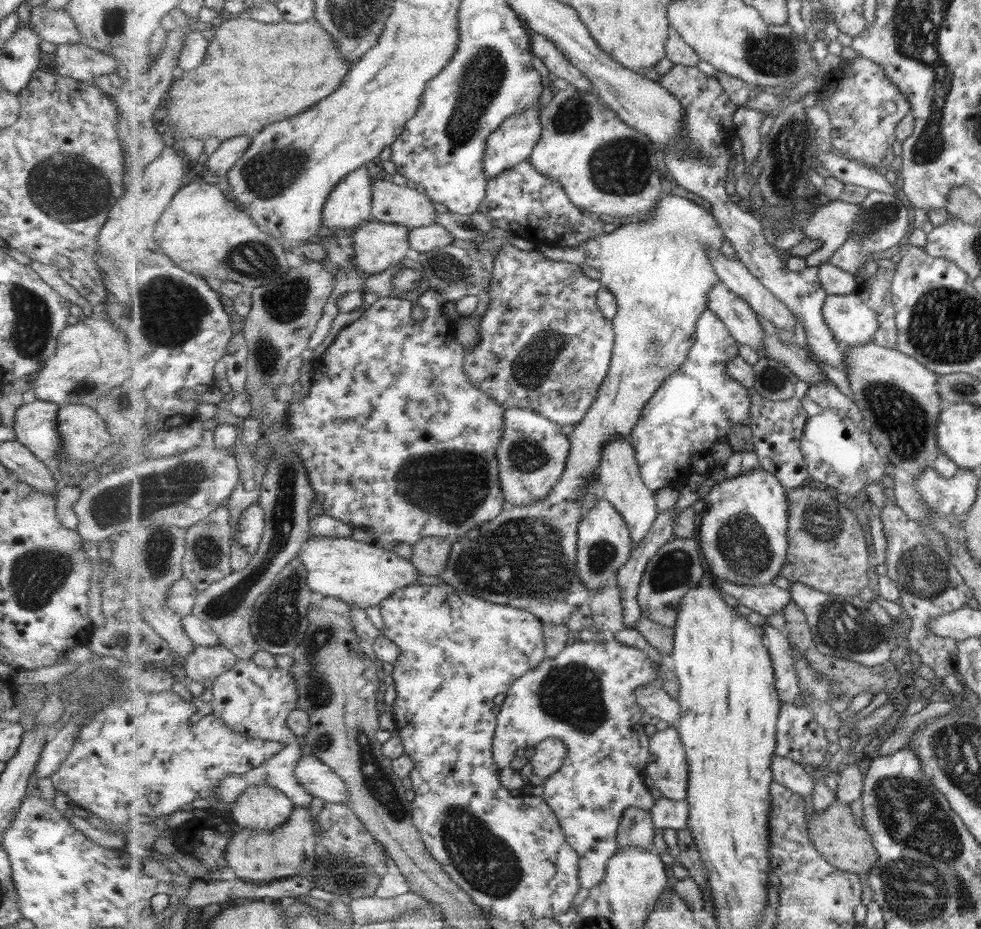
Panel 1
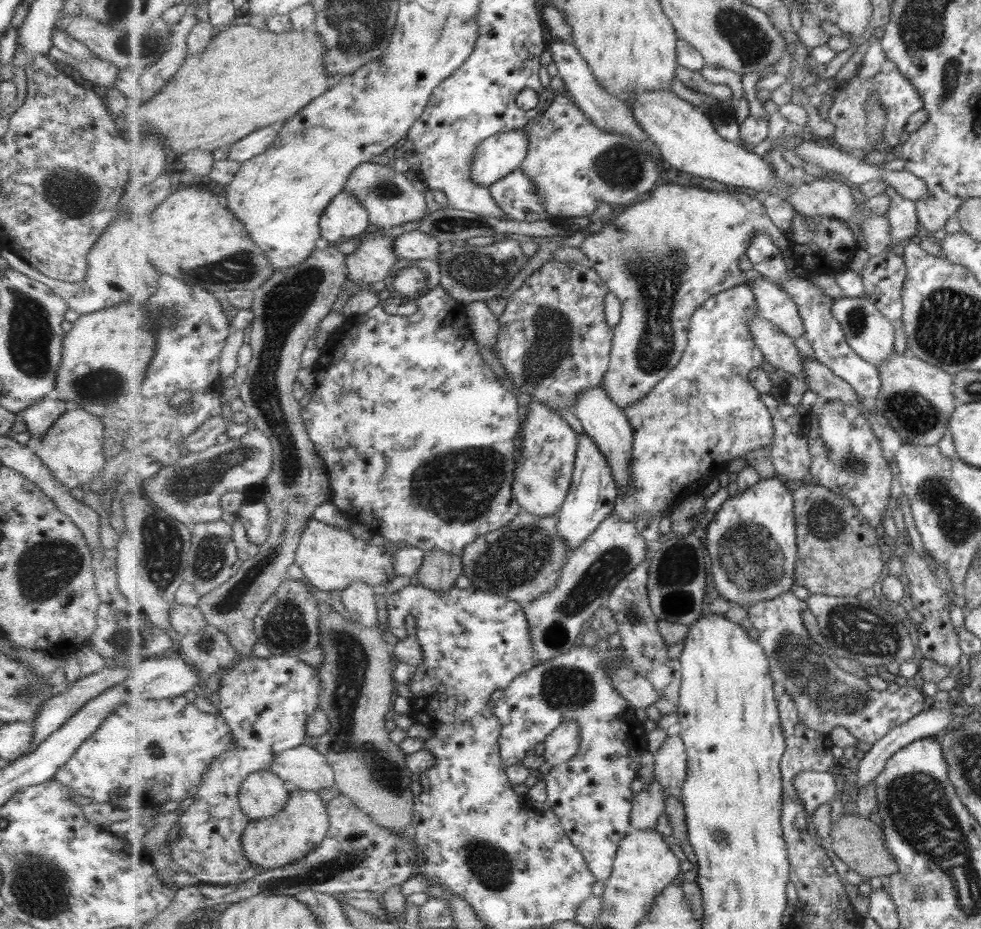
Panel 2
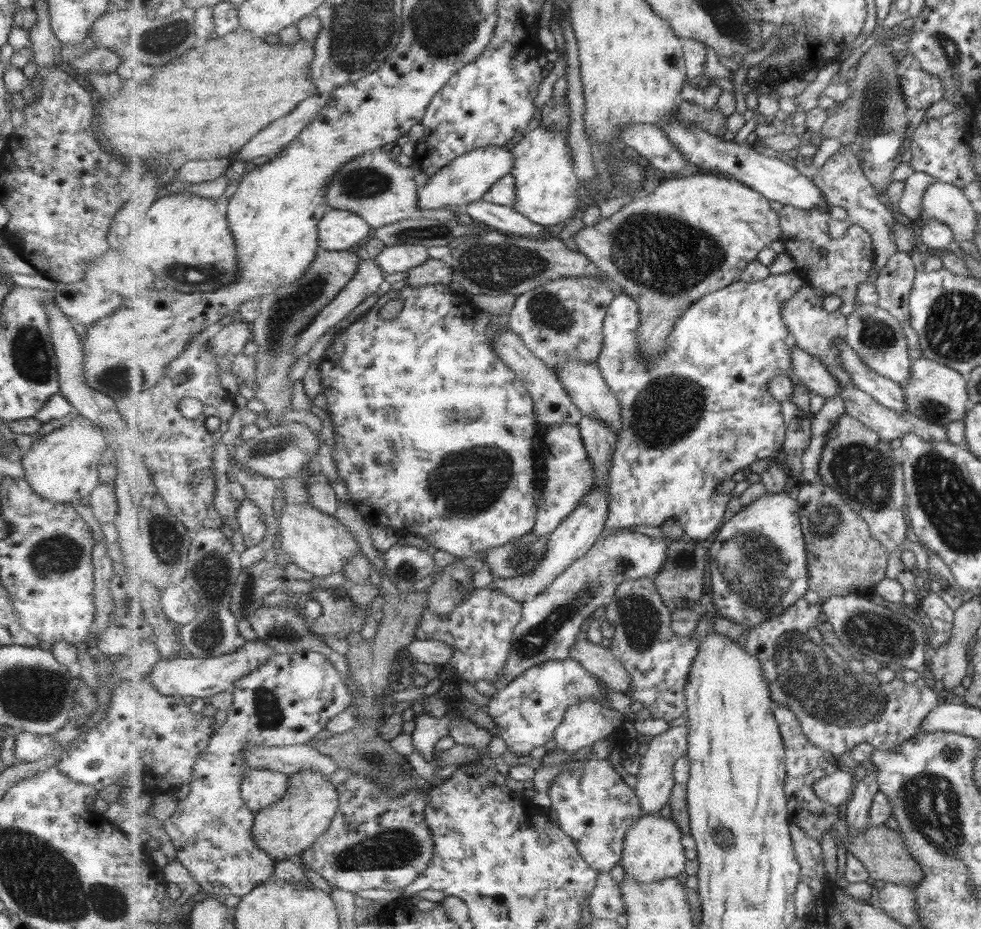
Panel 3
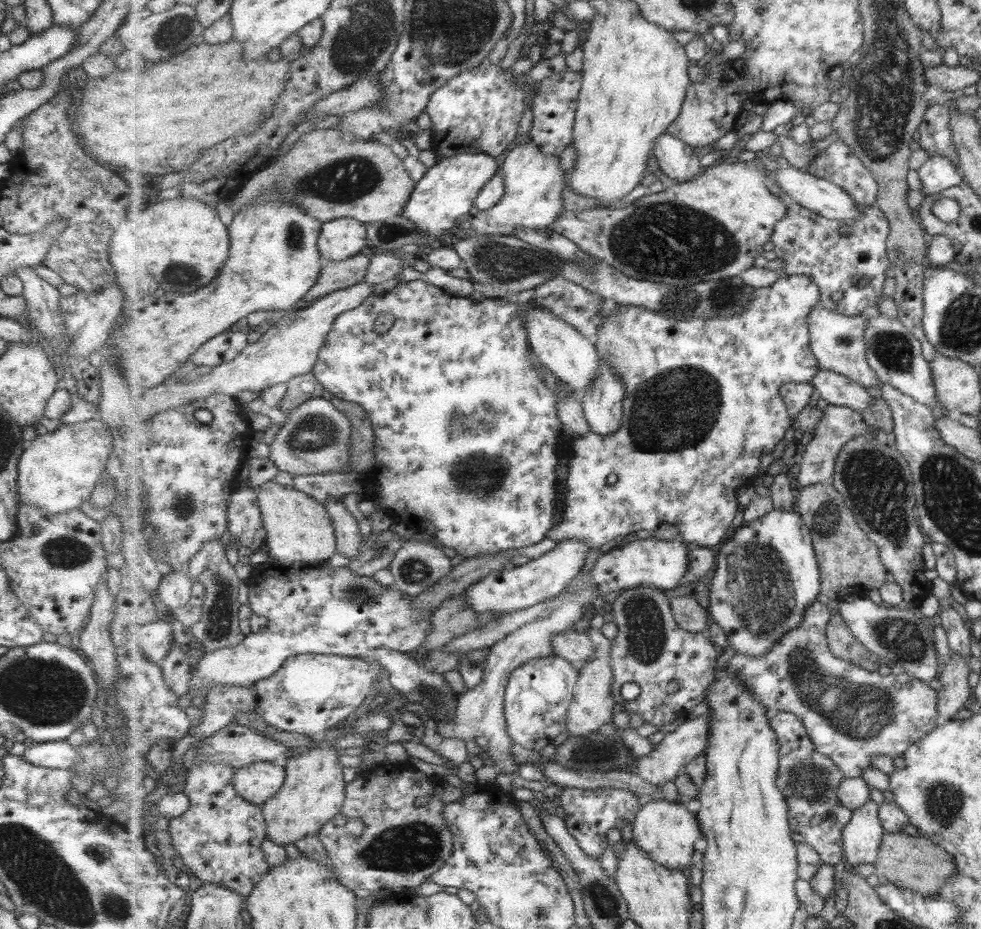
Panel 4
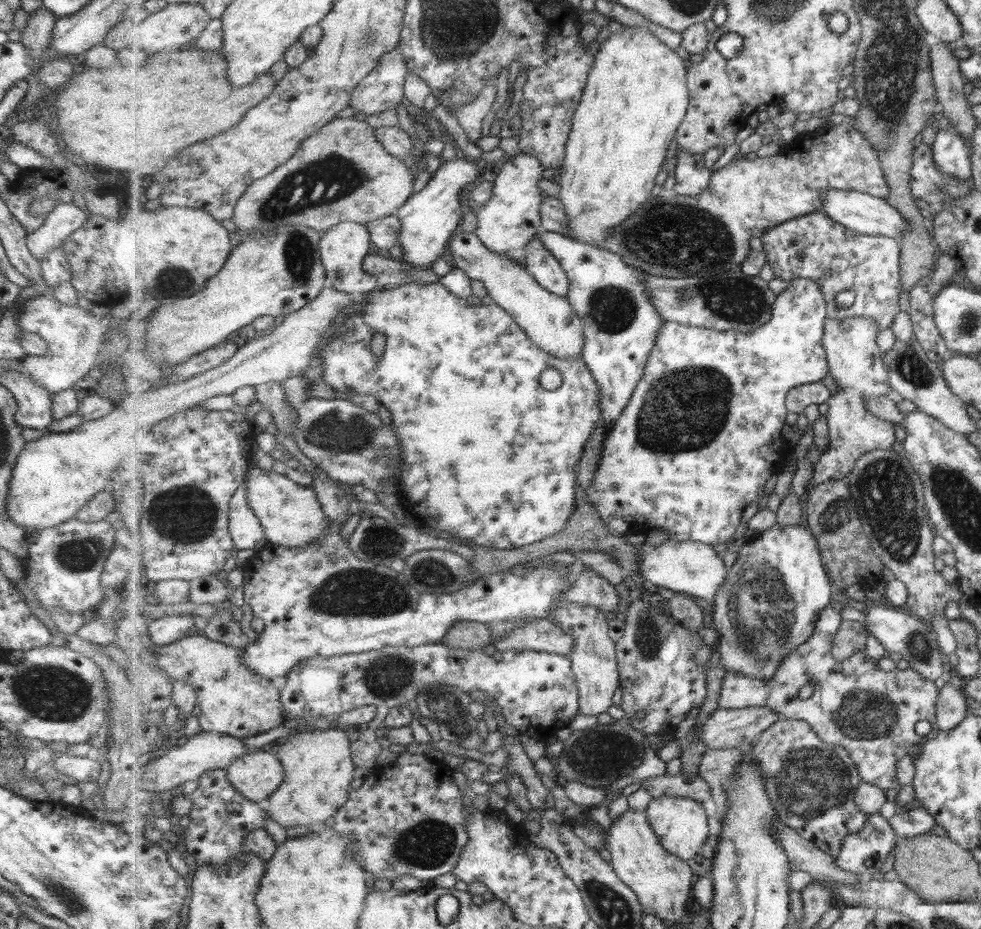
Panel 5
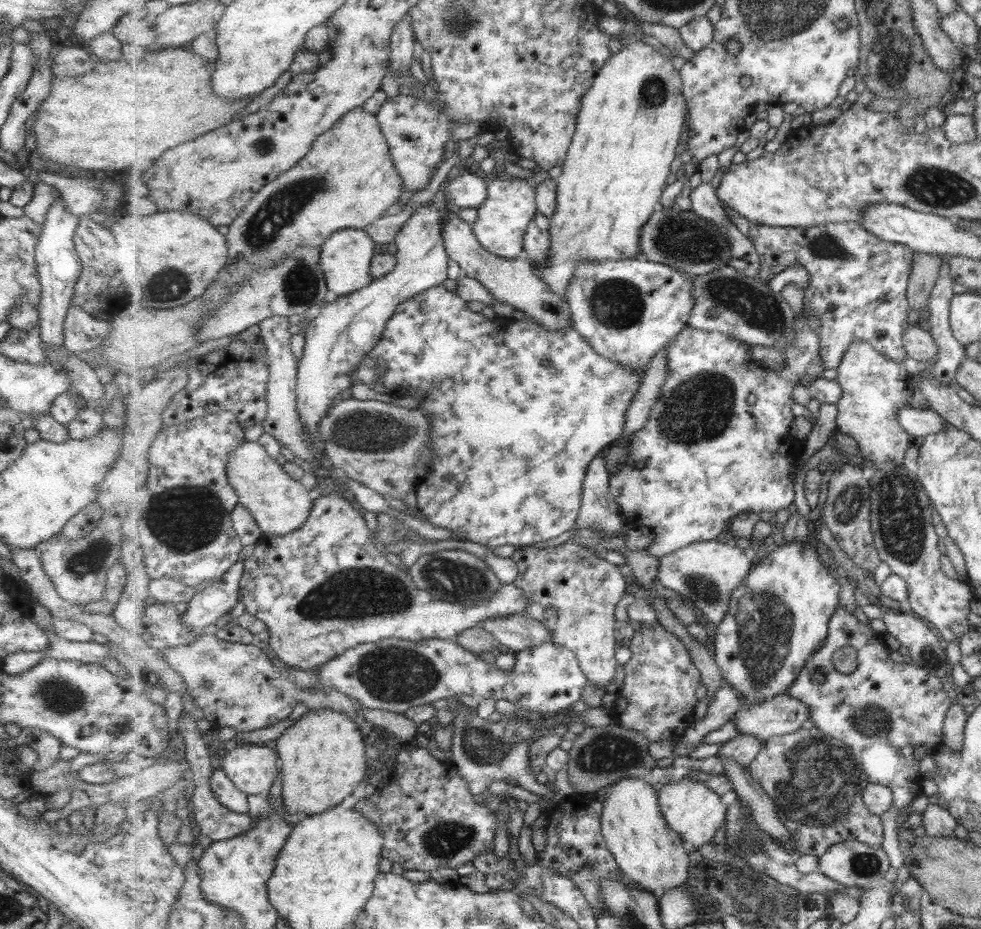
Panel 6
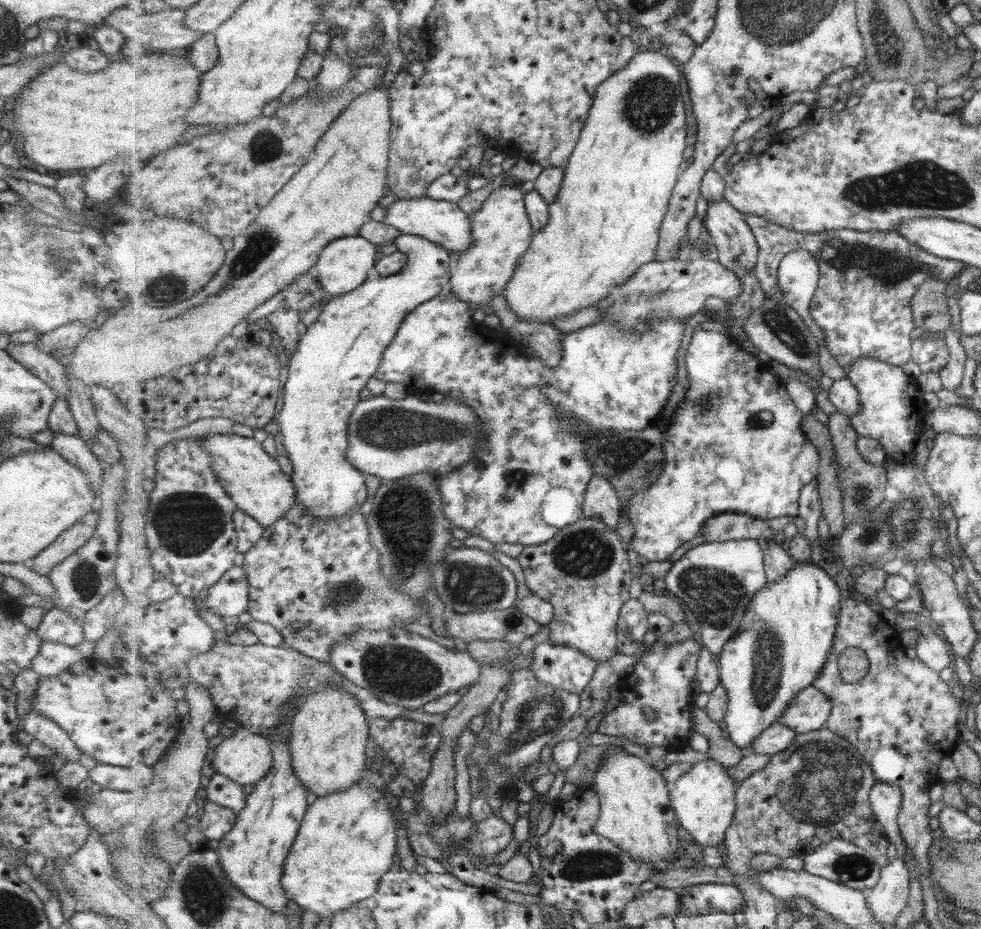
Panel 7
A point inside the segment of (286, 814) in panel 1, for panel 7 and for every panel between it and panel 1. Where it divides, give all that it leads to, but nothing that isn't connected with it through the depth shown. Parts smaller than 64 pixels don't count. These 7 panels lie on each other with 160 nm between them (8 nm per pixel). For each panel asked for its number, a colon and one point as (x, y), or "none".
2: (263, 795)
3: (261, 788)
4: (258, 782)
5: (258, 776)
6: (253, 768)
7: (246, 757)

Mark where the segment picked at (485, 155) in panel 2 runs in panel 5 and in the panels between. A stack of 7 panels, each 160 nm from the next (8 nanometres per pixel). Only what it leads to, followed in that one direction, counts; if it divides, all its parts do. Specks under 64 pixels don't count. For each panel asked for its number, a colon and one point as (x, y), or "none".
3: (466, 180)
4: (450, 188)
5: (429, 218)

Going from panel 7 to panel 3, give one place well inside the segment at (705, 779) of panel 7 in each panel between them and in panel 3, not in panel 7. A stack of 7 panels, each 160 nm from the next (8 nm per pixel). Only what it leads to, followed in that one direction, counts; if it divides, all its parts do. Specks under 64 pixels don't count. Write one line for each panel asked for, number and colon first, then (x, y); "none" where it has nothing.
3: (653, 851)
4: (666, 830)
5: (682, 824)
6: (694, 811)

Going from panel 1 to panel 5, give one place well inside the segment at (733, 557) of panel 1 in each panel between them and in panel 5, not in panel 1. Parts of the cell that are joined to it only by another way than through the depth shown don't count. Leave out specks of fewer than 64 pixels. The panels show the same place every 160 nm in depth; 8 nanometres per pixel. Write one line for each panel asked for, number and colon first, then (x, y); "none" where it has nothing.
2: (752, 540)
3: (759, 566)
4: (767, 573)
5: (770, 604)

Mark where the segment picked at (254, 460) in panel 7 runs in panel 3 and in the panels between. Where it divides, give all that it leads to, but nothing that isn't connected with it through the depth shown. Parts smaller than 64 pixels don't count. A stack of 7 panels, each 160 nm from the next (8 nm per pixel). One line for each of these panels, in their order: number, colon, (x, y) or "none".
3: (315, 541)
4: (300, 529)
5: (291, 514)
6: (280, 505)

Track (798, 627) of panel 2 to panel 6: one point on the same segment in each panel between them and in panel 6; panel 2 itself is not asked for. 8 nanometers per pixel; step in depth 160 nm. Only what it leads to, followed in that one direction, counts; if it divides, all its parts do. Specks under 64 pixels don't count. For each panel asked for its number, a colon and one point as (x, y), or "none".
3: (838, 709)
4: (852, 713)
5: (871, 713)
6: (884, 710)

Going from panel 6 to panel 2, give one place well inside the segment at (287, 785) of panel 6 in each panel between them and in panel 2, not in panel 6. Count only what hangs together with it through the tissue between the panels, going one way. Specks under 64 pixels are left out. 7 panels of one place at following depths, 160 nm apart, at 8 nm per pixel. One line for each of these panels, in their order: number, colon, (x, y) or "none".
2: (290, 836)
3: (290, 827)
4: (314, 793)
5: (319, 768)

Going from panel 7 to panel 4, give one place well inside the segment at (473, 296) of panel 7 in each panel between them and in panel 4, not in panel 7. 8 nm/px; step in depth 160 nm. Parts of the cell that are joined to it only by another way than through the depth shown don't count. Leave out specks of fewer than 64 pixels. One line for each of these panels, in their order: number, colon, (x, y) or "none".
4: (534, 181)
5: (512, 218)
6: (503, 220)

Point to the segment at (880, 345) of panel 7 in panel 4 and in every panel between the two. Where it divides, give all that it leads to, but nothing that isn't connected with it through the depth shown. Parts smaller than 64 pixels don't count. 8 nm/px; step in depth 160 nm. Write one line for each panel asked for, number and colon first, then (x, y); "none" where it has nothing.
4: (808, 244)
5: (814, 247)
6: (859, 283)

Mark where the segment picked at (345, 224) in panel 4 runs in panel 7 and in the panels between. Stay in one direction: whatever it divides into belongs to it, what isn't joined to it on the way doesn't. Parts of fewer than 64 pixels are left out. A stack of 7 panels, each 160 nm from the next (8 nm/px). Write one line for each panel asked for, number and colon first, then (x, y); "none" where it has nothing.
5: (344, 248)
6: (346, 258)
7: (345, 264)

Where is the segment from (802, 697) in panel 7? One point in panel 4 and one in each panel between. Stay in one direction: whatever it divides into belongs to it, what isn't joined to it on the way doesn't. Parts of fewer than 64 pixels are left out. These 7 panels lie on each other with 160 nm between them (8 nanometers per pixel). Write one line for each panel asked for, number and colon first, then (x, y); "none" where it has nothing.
4: (691, 739)
5: (728, 728)
6: (781, 715)

